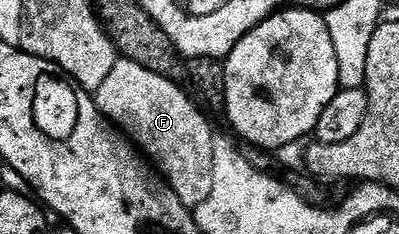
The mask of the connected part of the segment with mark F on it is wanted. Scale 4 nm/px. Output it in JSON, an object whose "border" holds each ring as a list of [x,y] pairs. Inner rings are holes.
{"border":[[[120,59],[96,90],[96,104],[103,118],[107,122],[115,121],[123,129],[119,130],[153,162],[180,203],[193,211],[212,195],[212,143],[216,133],[206,122],[207,114],[182,88],[179,82],[164,79],[164,75],[148,71],[140,63]]]}

